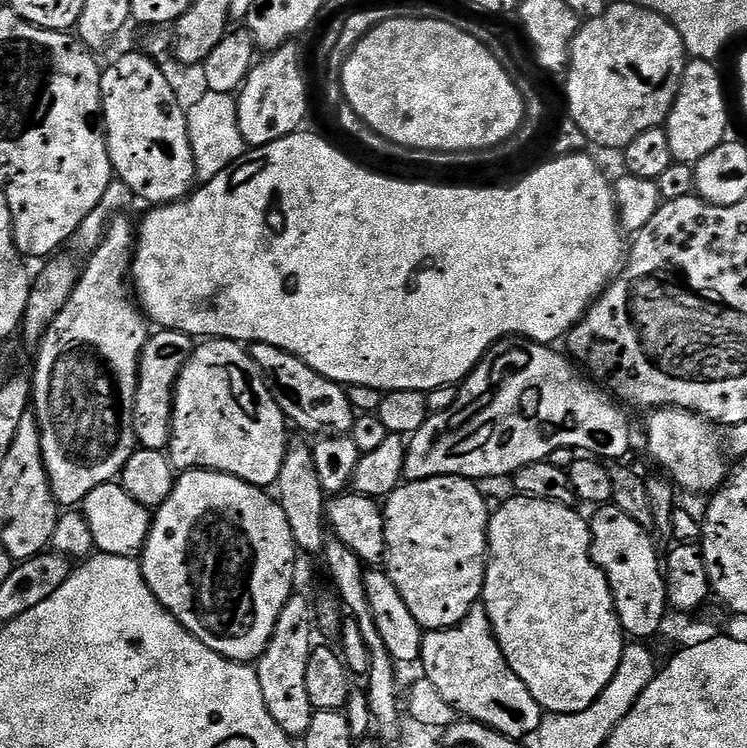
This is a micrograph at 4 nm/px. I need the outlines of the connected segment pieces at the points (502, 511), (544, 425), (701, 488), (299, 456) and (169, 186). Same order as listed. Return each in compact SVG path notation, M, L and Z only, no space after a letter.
M519 494L513 495L513 500L508 500L500 509L491 513L488 521L488 554L484 570L484 595L482 607L492 623L492 632L496 635L498 646L514 674L522 678L522 682L530 690L534 702L545 713L557 712L562 714L578 714L586 710L606 690L610 678L614 678L614 670L618 670L618 662L622 662L622 654L626 643L626 633L620 625L620 619L614 606L612 591L608 585L606 574L592 560L592 530L587 519L584 520L575 511L575 507L558 502L546 502L538 498L530 498Z
M509 338L500 340L487 354L480 359L480 364L459 385L454 406L450 406L445 412L434 412L418 431L413 432L407 441L408 453L404 463L404 480L425 480L426 478L438 478L439 476L461 476L463 480L481 482L480 480L492 480L495 476L511 477L522 466L530 466L547 461L548 456L554 450L563 448L575 448L584 454L591 454L596 458L603 458L608 462L620 462L625 459L628 447L632 444L632 432L628 429L629 413L623 407L618 406L617 401L605 389L597 386L563 351L555 352L555 347L547 344L536 344L533 340L523 338Z
M658 408L649 416L652 417L648 420L648 452L653 462L660 467L657 469L677 489L711 494L727 480L730 464L724 461L722 436L716 433L719 432L717 425L711 420L681 408Z
M293 439L282 458L282 470L274 485L282 510L286 514L286 522L290 522L290 534L294 534L294 542L301 553L323 553L326 539L326 494L322 490L322 482L318 482L318 470L314 467L313 445L303 444Z
M129 50L125 56L120 56L112 65L105 67L100 73L100 106L102 109L102 127L104 135L108 138L108 153L110 154L110 162L112 163L112 171L115 179L121 180L130 188L135 199L142 202L145 200L148 206L159 206L162 204L173 204L176 200L185 199L193 191L194 185L197 183L197 172L194 162L194 152L191 149L190 134L187 130L187 111L178 104L178 99L175 98L173 90L170 88L166 77L163 74L161 65L157 61L152 60L148 56L143 56L142 53Z

